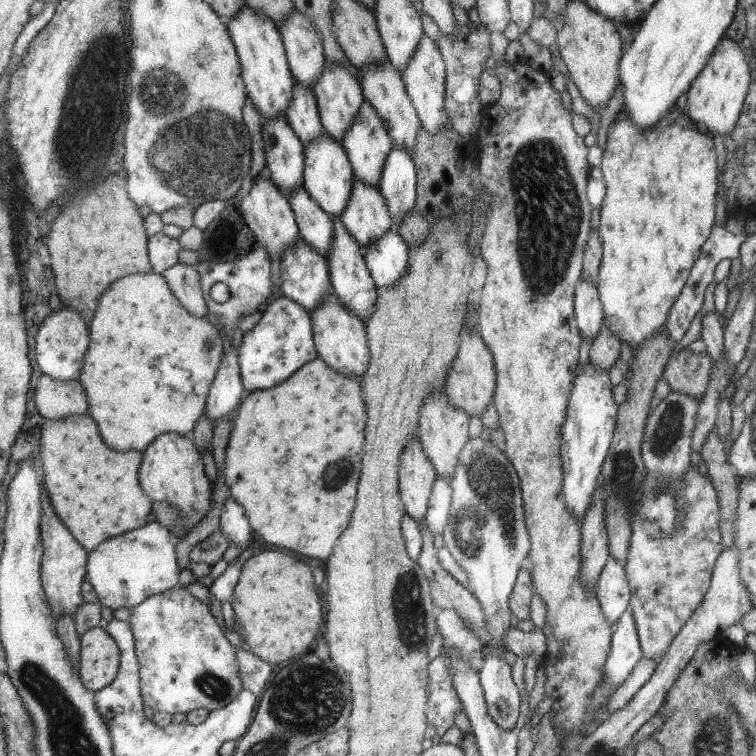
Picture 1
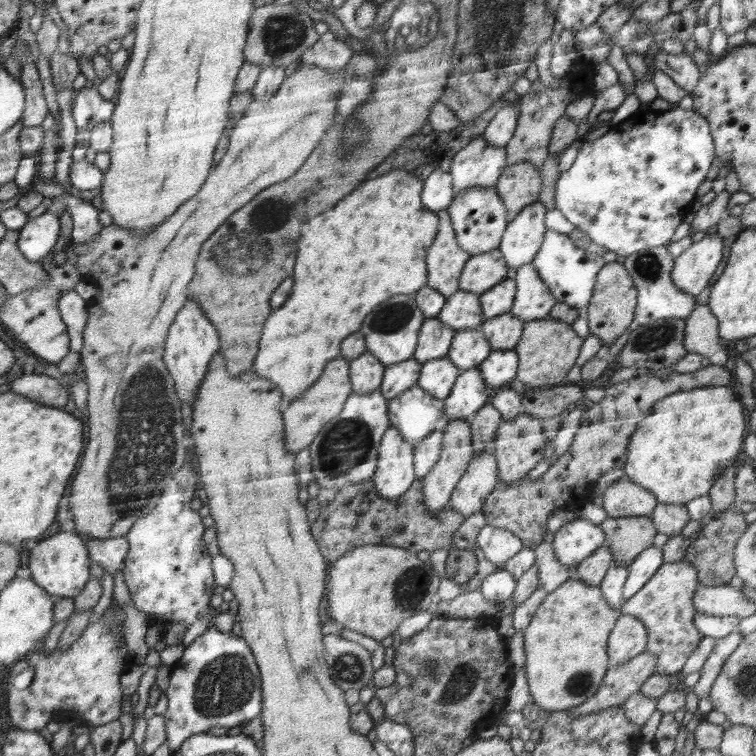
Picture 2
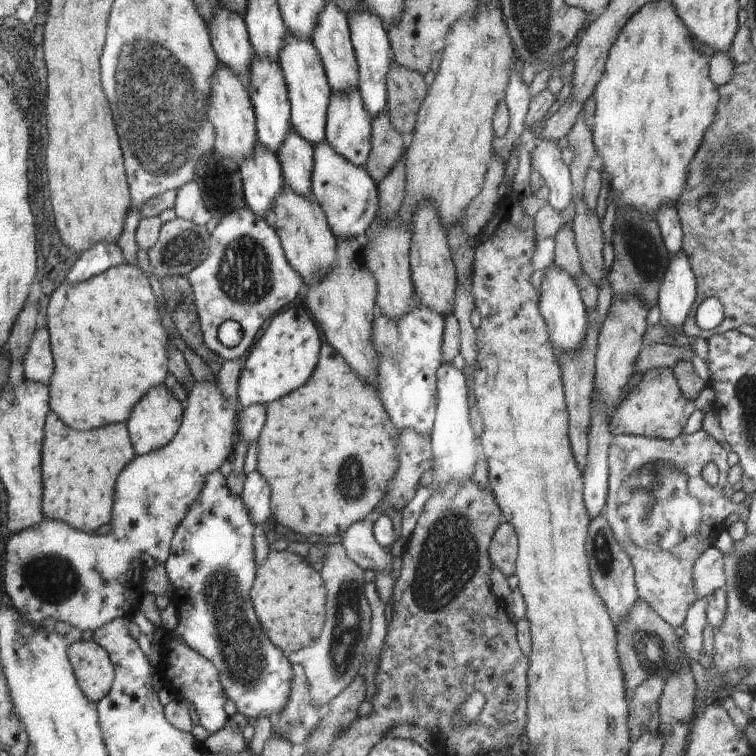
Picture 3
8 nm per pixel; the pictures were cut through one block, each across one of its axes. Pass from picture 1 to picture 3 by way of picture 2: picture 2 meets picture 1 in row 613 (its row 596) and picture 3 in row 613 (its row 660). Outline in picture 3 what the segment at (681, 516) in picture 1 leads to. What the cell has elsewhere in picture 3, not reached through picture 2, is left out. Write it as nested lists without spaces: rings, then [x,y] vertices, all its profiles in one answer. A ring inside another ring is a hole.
[[[703,429],[697,430],[692,434],[680,434],[676,439],[655,439],[650,437],[641,437],[634,435],[613,435],[609,446],[608,461],[608,486],[607,499],[604,508],[605,517],[608,524],[612,527],[613,532],[618,533],[618,542],[630,557],[635,570],[635,585],[640,599],[645,600],[654,612],[657,612],[672,628],[678,628],[682,625],[690,605],[696,601],[693,582],[692,582],[692,567],[696,559],[707,548],[715,546],[715,542],[721,530],[725,528],[727,523],[737,515],[739,509],[736,504],[727,498],[722,493],[722,488],[727,482],[727,474],[729,465],[727,461],[726,450],[721,447],[712,436]],[[708,462],[714,462],[719,470],[719,481],[715,487],[708,485],[705,479],[702,478],[700,472],[704,470],[704,466]],[[668,465],[687,474],[687,491],[701,504],[701,517],[696,527],[696,530],[682,540],[680,533],[674,530],[666,530],[666,512],[664,512],[664,502],[662,502],[662,510],[658,514],[658,534],[654,532],[654,528],[649,525],[649,507],[651,507],[652,498],[650,496],[650,477],[660,473],[660,468]]]

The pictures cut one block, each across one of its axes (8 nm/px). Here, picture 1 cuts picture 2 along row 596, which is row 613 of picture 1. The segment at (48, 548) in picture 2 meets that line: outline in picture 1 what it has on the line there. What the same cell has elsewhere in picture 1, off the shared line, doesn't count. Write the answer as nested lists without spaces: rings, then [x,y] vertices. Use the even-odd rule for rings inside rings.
[[[44,488],[42,492],[42,526],[40,527],[40,532],[42,533],[44,549],[42,560],[42,583],[47,595],[47,600],[49,605],[55,610],[56,616],[70,615],[74,618],[75,612],[78,611],[80,606],[84,603],[82,584],[86,582],[87,558],[89,553],[87,549],[75,539],[75,536],[70,532],[67,525],[65,525],[60,516],[57,515],[57,512],[51,504],[46,488]]]

